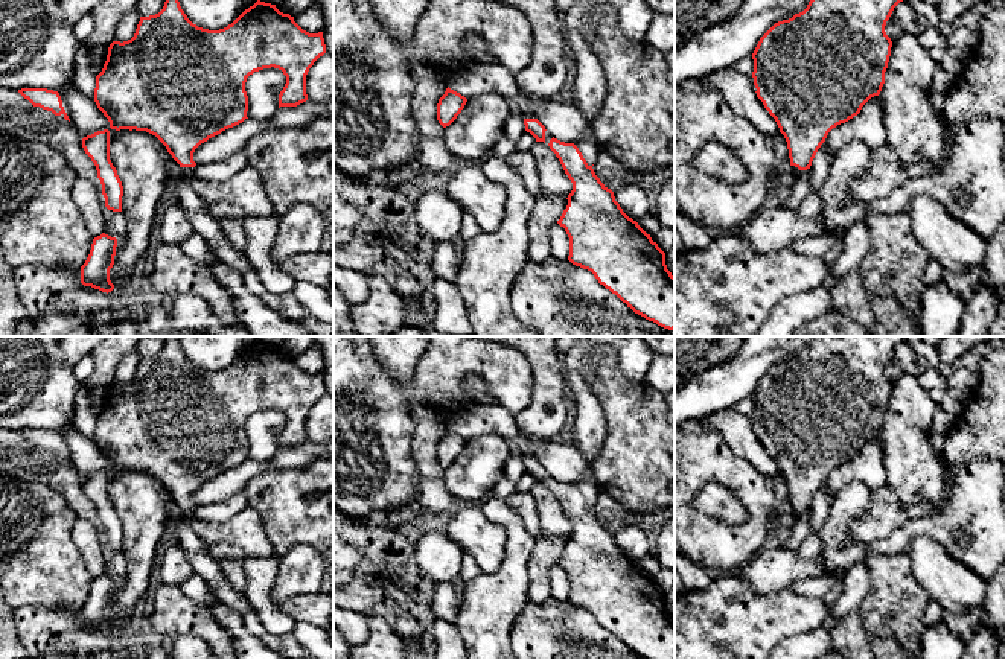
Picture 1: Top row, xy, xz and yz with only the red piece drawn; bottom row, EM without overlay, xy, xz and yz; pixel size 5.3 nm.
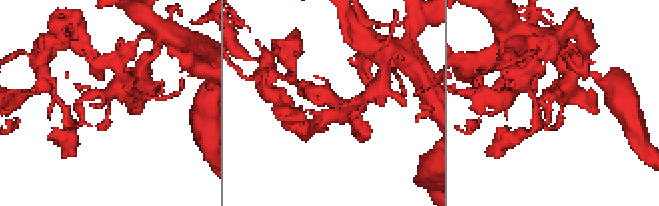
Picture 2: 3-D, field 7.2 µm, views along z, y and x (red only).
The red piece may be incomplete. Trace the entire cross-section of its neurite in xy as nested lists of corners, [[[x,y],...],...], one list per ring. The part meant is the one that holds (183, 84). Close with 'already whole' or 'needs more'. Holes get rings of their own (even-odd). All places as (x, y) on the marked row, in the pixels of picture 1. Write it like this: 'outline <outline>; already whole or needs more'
outline [[[166,0],[158,14],[140,17],[131,40],[110,44],[104,68],[96,76],[94,102],[111,129],[155,135],[207,205],[225,201],[250,216],[274,216],[256,169],[247,166],[219,183],[199,180],[193,175],[193,152],[201,143],[248,119],[245,82],[250,75],[271,67],[282,70],[286,84],[279,94],[279,108],[297,107],[308,100],[306,75],[324,53],[323,32],[303,30],[276,5],[257,0],[227,27],[209,30],[193,24],[178,0]]]; needs more

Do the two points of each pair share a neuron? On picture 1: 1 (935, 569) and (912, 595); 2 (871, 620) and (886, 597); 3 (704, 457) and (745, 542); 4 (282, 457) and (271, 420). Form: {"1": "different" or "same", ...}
{"1": "different", "2": "same", "3": "same", "4": "different"}

